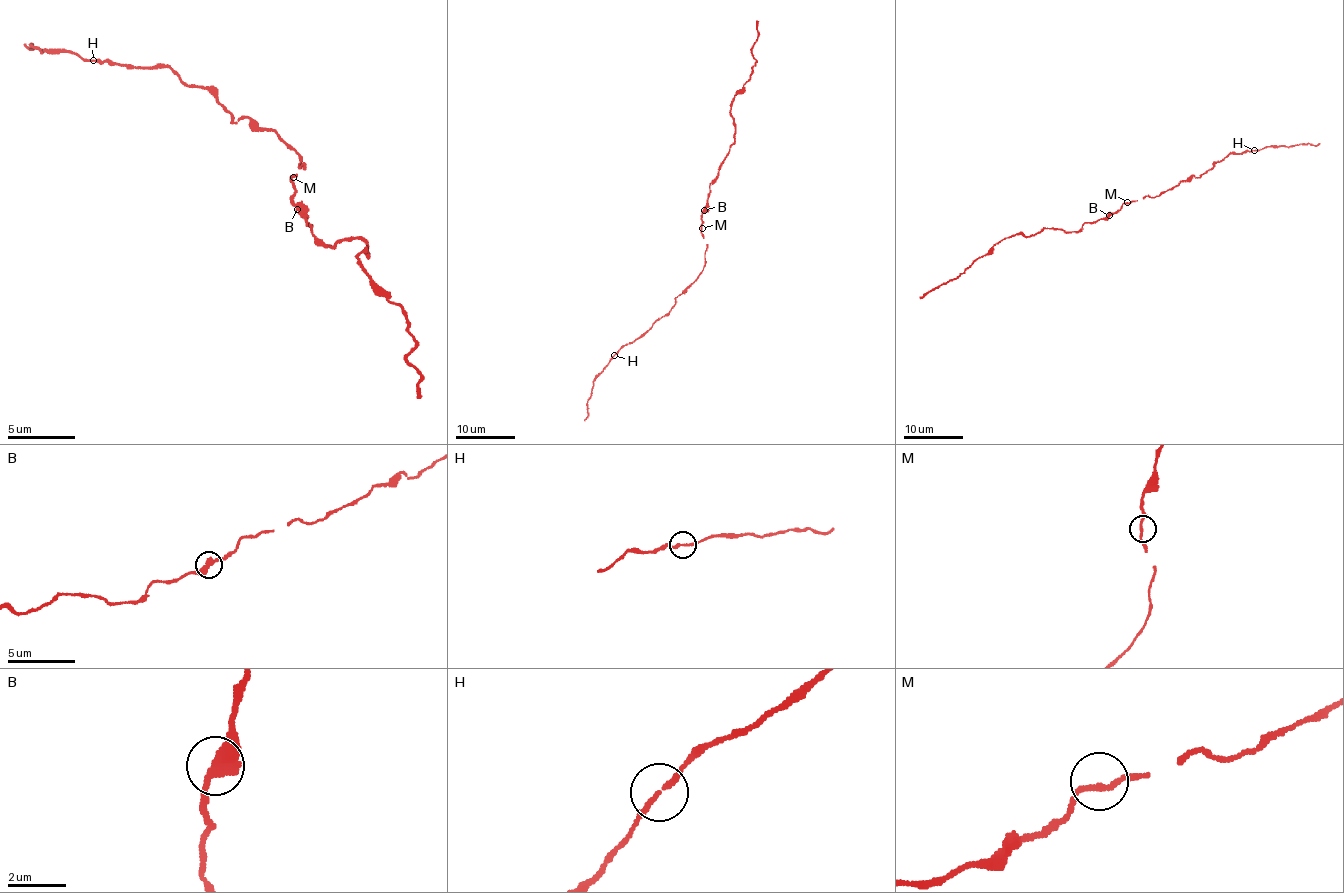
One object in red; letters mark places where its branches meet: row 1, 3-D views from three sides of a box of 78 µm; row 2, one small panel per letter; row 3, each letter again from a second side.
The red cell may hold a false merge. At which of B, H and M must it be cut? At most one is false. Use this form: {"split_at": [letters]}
{"split_at": []}

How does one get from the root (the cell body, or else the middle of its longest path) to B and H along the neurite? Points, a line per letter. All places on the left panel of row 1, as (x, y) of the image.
B: (293, 181), (293, 204), (296, 208)
H: (293, 181), (303, 164), (272, 130), (245, 117), (235, 123), (168, 66), (94, 59)

